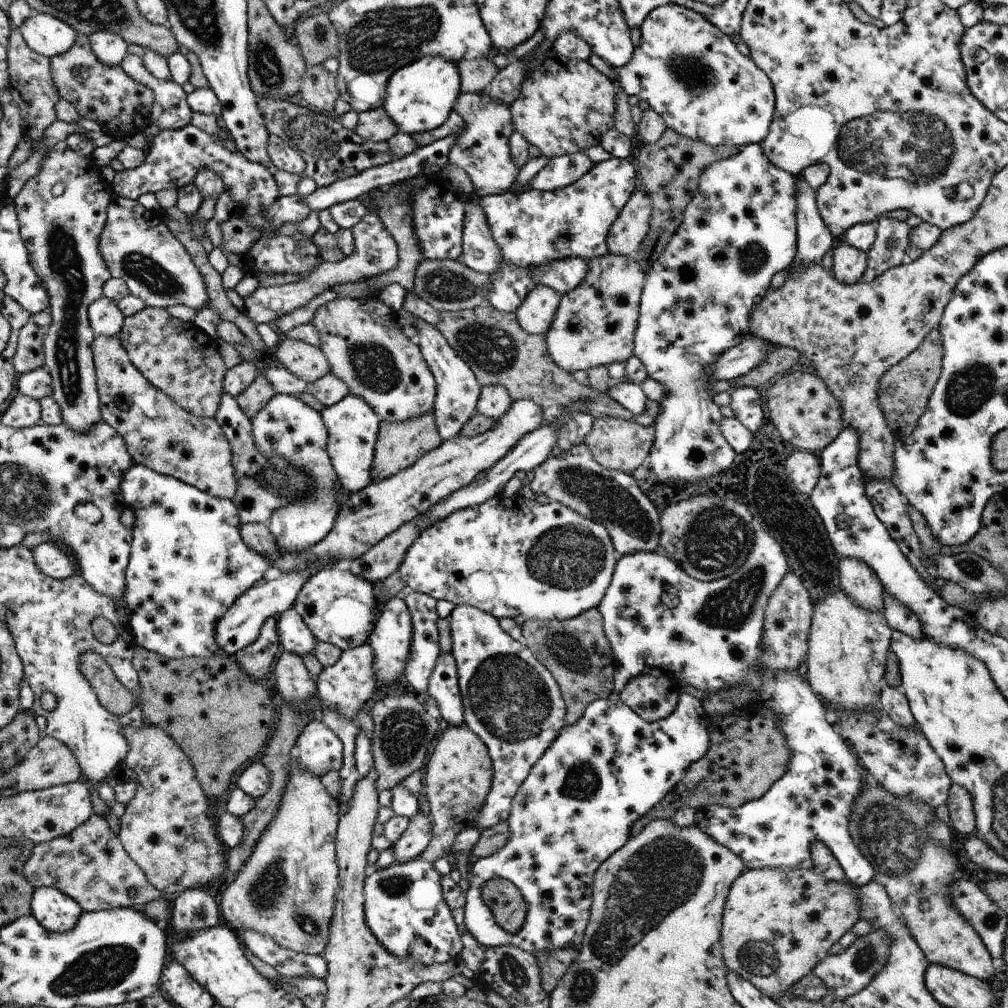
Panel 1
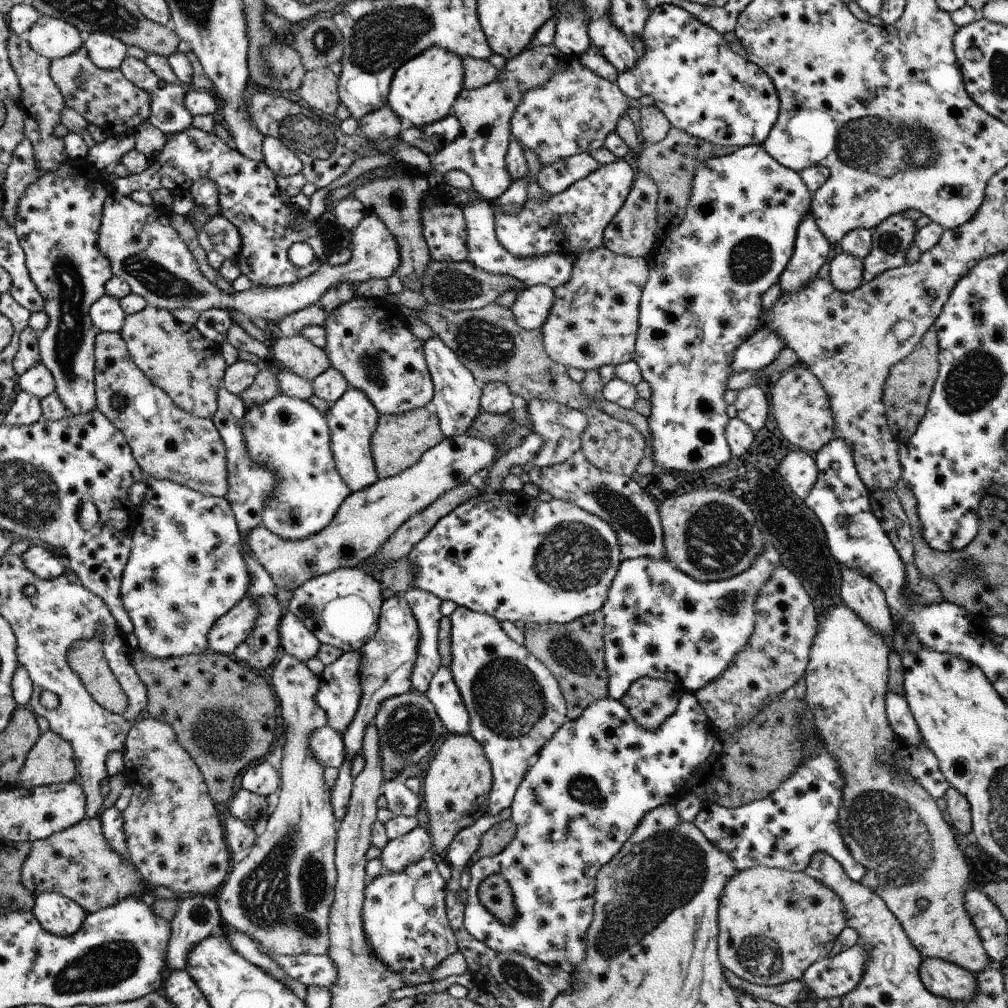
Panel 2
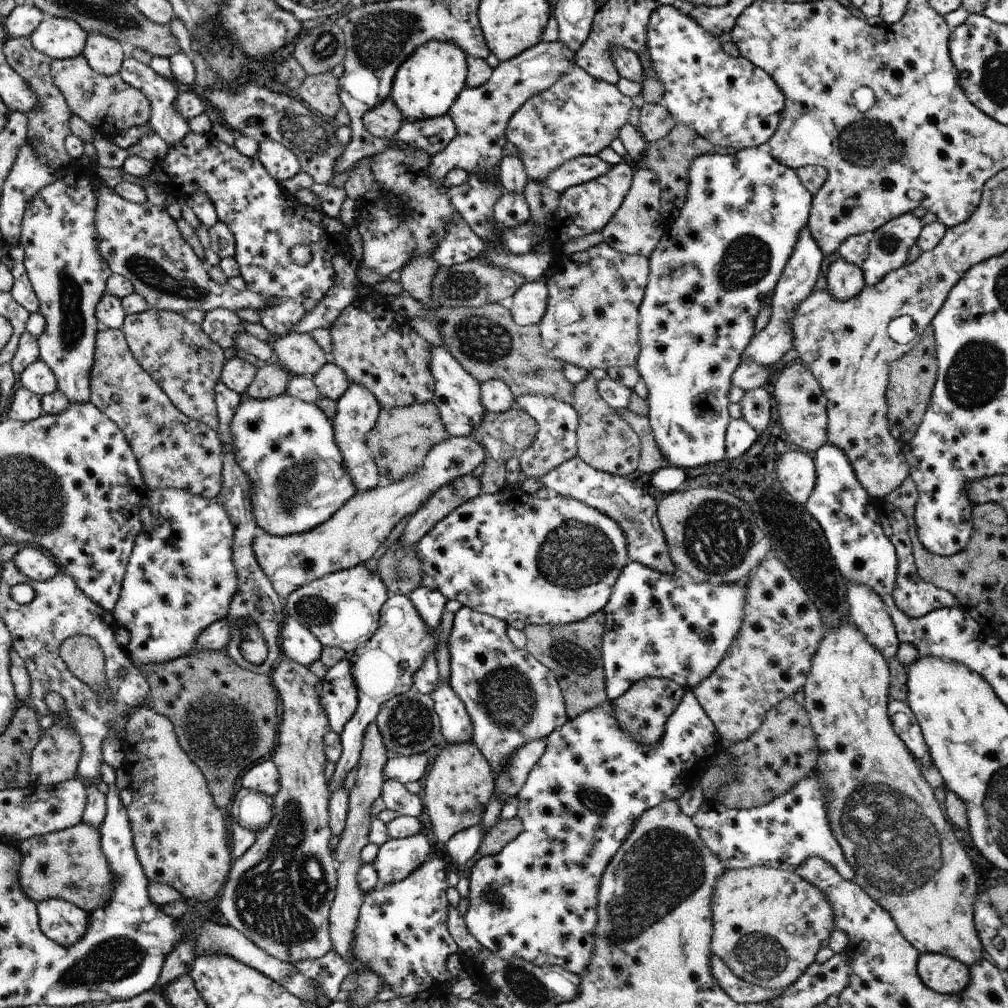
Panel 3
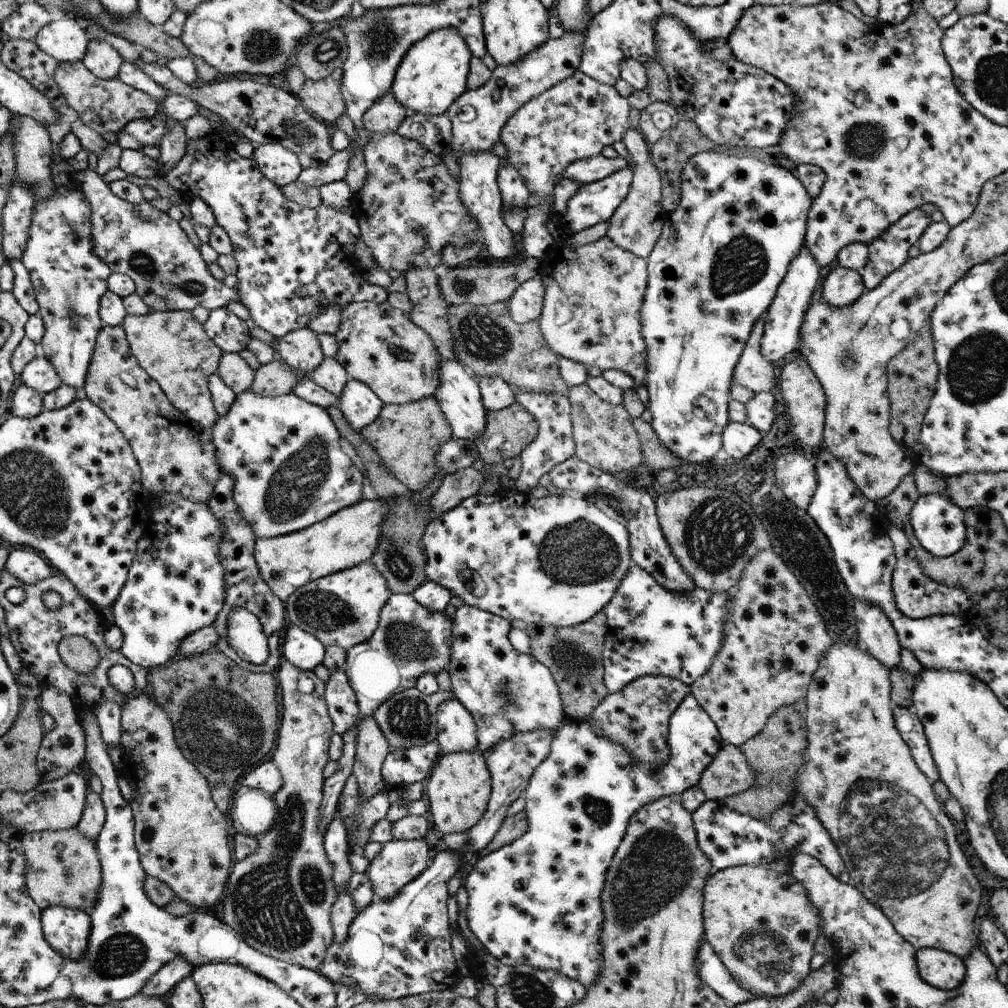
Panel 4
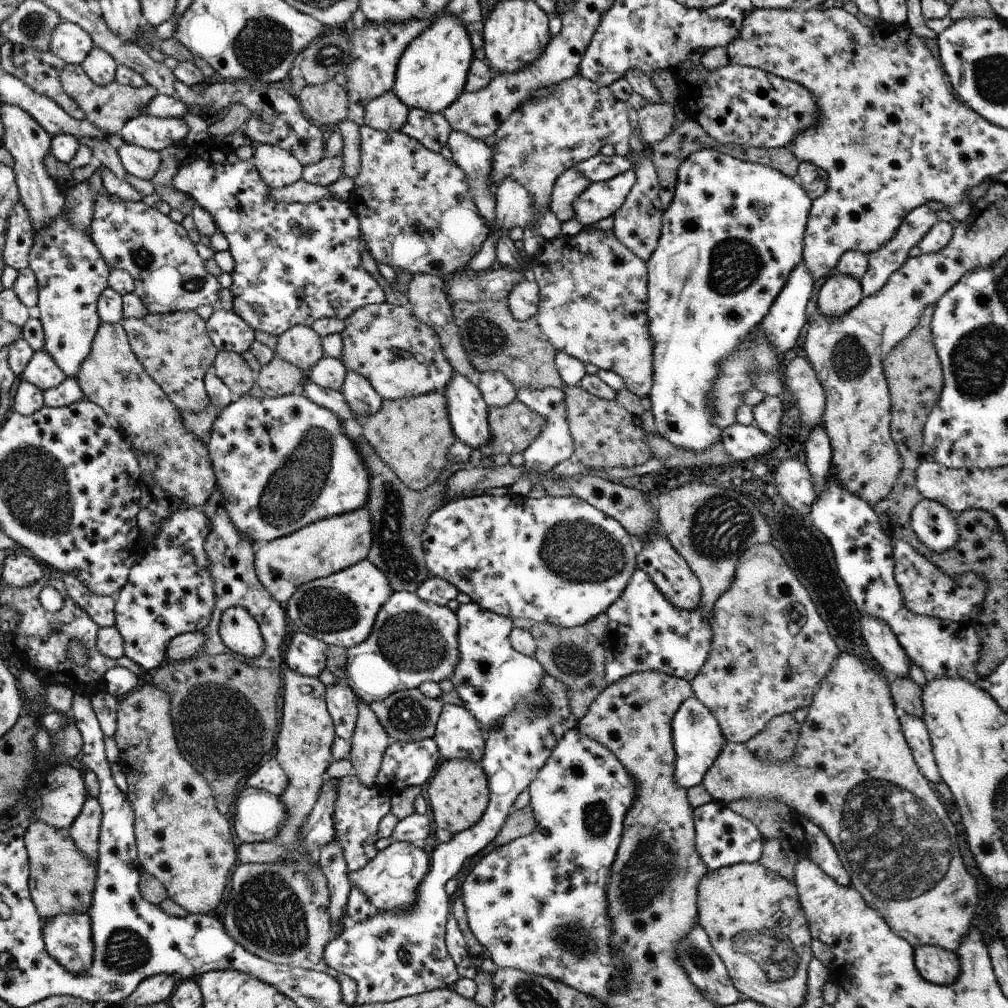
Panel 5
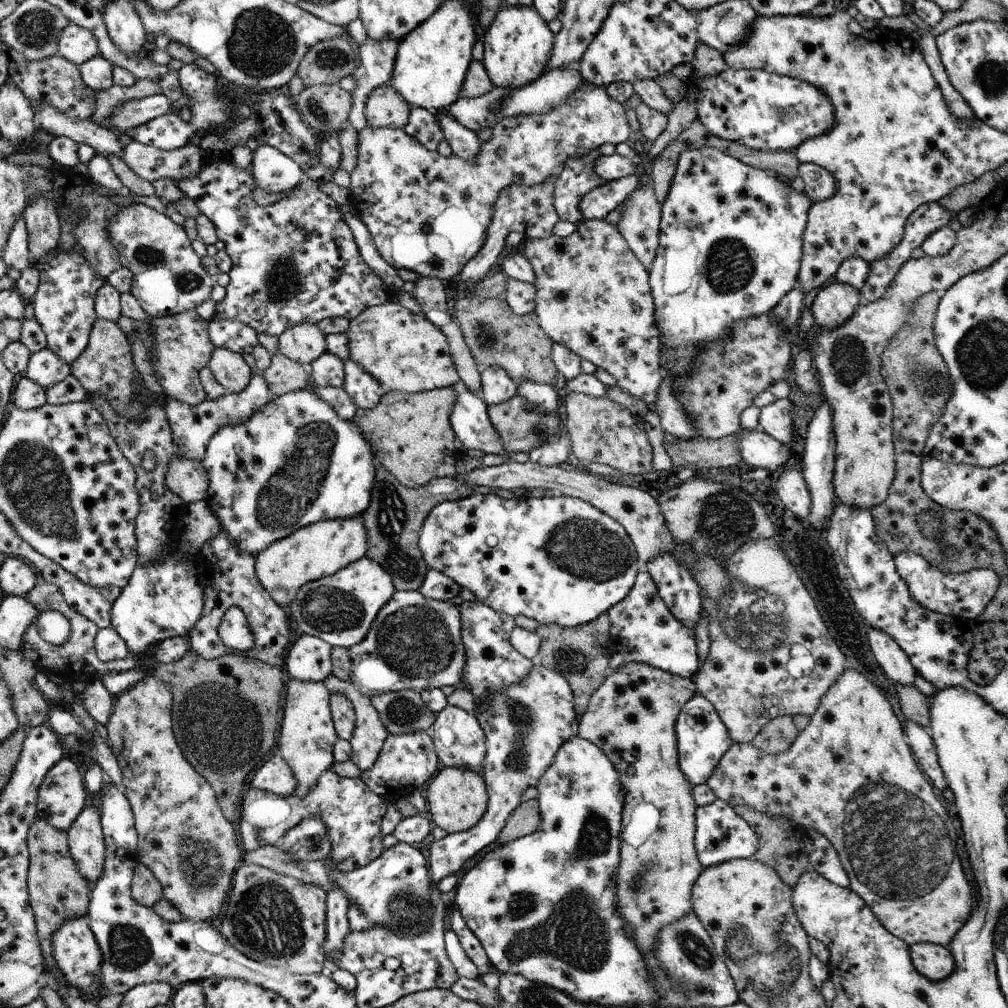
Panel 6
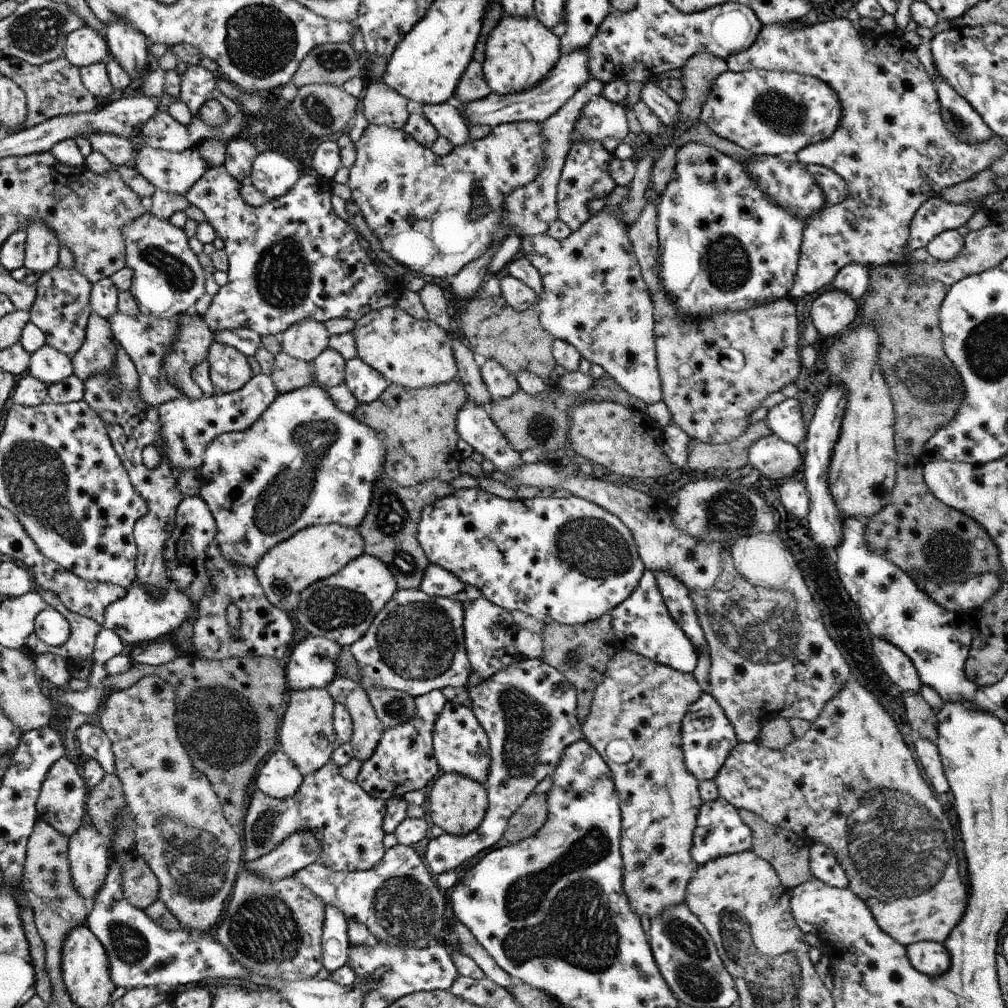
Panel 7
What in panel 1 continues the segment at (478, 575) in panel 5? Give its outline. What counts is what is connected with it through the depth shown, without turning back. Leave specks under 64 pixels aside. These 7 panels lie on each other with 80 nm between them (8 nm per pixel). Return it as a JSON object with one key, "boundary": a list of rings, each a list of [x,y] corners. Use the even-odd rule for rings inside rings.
{"boundary":[[[516,493],[512,497],[503,495],[492,497],[485,503],[455,510],[447,517],[433,522],[420,533],[420,536],[412,543],[411,548],[407,550],[398,572],[412,591],[431,595],[437,601],[450,601],[455,605],[478,607],[480,610],[494,615],[498,620],[512,619],[514,616],[520,616],[521,614],[526,621],[530,619],[570,621],[572,617],[578,617],[579,614],[586,613],[587,610],[596,609],[602,602],[607,589],[610,588],[615,566],[621,557],[611,541],[610,532],[607,527],[601,525],[601,522],[578,514],[575,510],[572,510],[572,507],[566,506],[564,503],[553,501],[548,502],[548,504],[539,504],[536,499],[530,500]]]}

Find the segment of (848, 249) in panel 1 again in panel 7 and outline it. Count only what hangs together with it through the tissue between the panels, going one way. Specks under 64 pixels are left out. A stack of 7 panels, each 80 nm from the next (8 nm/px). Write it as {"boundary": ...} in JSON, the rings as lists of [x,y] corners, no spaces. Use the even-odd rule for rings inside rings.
{"boundary":[[[830,290],[820,294],[812,302],[810,318],[821,341],[830,341],[845,332],[860,315],[861,302],[850,298],[842,290]]]}

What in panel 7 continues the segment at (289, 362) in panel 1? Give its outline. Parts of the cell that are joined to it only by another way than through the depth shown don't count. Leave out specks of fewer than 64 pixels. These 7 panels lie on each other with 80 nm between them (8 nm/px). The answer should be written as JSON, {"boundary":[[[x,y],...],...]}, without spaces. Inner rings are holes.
{"boundary":[[[315,319],[293,325],[280,334],[281,351],[310,364],[330,346],[331,334]]]}

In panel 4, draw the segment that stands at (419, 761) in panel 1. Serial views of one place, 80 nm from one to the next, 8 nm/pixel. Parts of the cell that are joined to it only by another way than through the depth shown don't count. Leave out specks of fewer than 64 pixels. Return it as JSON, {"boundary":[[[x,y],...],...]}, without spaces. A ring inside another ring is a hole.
{"boundary":[[[412,687],[390,696],[386,702],[383,702],[374,710],[373,717],[379,723],[387,741],[390,743],[390,749],[423,745],[428,741],[437,740],[437,710],[444,701],[450,698],[454,698],[454,694],[450,691],[425,695],[416,687]]]}

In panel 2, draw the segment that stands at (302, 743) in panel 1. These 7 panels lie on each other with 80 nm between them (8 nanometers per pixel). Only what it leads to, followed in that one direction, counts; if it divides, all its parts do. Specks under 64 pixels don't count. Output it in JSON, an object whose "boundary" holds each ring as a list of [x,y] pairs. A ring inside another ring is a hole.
{"boundary":[[[328,724],[311,735],[309,747],[324,768],[334,767],[339,769],[343,765],[343,761],[346,760],[343,735]]]}

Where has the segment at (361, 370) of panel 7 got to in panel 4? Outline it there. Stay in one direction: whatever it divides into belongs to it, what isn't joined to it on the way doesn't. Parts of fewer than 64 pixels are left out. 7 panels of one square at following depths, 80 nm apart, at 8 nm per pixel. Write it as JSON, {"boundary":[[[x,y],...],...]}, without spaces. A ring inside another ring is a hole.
{"boundary":[[[350,378],[339,396],[338,408],[353,429],[362,430],[379,417],[384,405],[367,383]]]}

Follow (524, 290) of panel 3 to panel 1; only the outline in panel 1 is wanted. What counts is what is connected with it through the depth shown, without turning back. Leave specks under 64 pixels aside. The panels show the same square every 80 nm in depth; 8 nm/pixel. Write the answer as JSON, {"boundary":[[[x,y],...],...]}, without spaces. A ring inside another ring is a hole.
{"boundary":[[[536,285],[514,312],[519,325],[528,334],[546,334],[555,320],[561,296],[559,292],[552,290],[552,287]]]}

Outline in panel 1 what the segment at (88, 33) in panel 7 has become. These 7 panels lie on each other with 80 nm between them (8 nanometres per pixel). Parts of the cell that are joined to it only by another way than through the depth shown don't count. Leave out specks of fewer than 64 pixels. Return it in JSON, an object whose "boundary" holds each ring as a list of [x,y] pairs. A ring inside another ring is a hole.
{"boundary":[[[34,12],[18,27],[26,44],[49,59],[67,53],[78,41],[78,32],[54,15]]]}

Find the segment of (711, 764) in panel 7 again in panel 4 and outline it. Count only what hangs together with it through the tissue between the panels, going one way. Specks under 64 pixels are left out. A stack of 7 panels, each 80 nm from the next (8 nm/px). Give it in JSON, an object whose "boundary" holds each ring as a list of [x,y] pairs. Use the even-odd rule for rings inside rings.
{"boundary":[[[692,693],[686,696],[680,703],[680,706],[672,713],[669,720],[667,737],[670,758],[659,771],[656,771],[655,769],[650,769],[648,765],[641,765],[637,761],[634,761],[631,754],[622,745],[616,745],[610,742],[610,739],[597,735],[591,727],[590,720],[572,720],[572,722],[566,723],[557,730],[548,758],[535,770],[530,784],[523,794],[526,801],[524,811],[526,811],[527,814],[529,829],[520,838],[514,840],[514,842],[504,845],[497,851],[484,855],[482,858],[480,857],[476,864],[474,864],[472,871],[468,874],[463,886],[468,893],[468,907],[466,909],[468,926],[474,933],[474,936],[482,942],[486,950],[488,950],[488,953],[495,959],[511,967],[516,965],[530,965],[535,969],[542,969],[543,971],[553,970],[558,974],[578,981],[579,984],[586,989],[589,989],[597,982],[603,970],[603,962],[605,962],[603,958],[603,948],[601,946],[601,934],[603,934],[605,922],[602,894],[607,882],[607,870],[610,868],[615,853],[618,852],[620,843],[626,834],[630,817],[634,816],[641,806],[648,804],[654,799],[664,795],[681,795],[691,786],[698,785],[700,777],[703,776],[703,770],[714,760],[716,753],[723,746],[723,740],[718,732],[716,723],[708,716],[708,713],[700,706],[700,703],[694,696],[692,696]]]}

